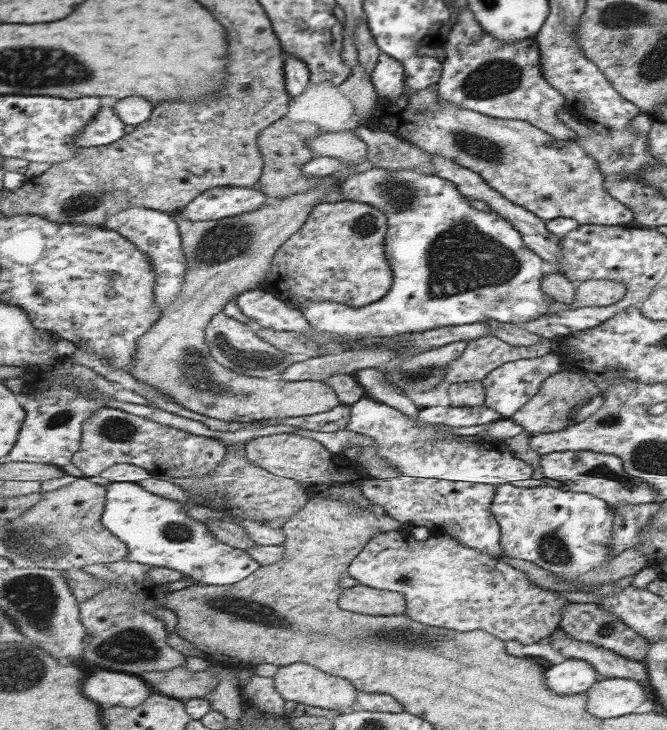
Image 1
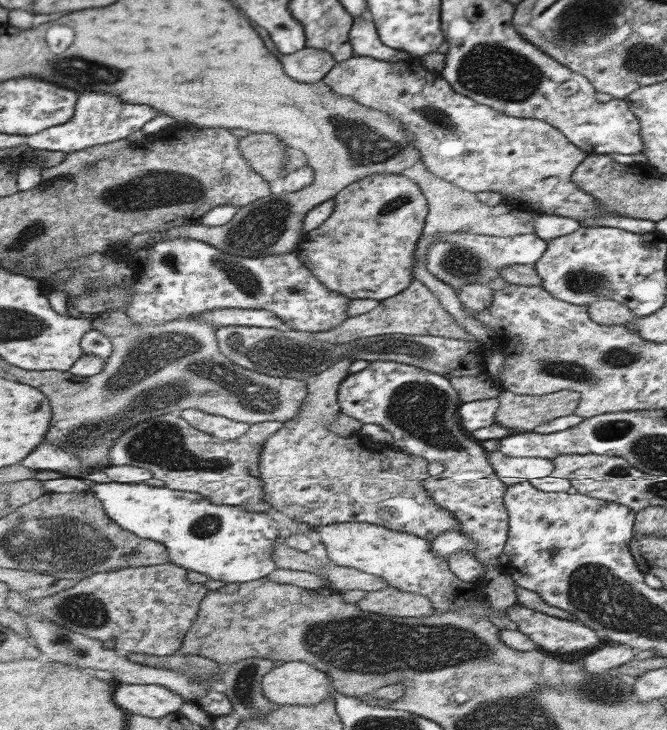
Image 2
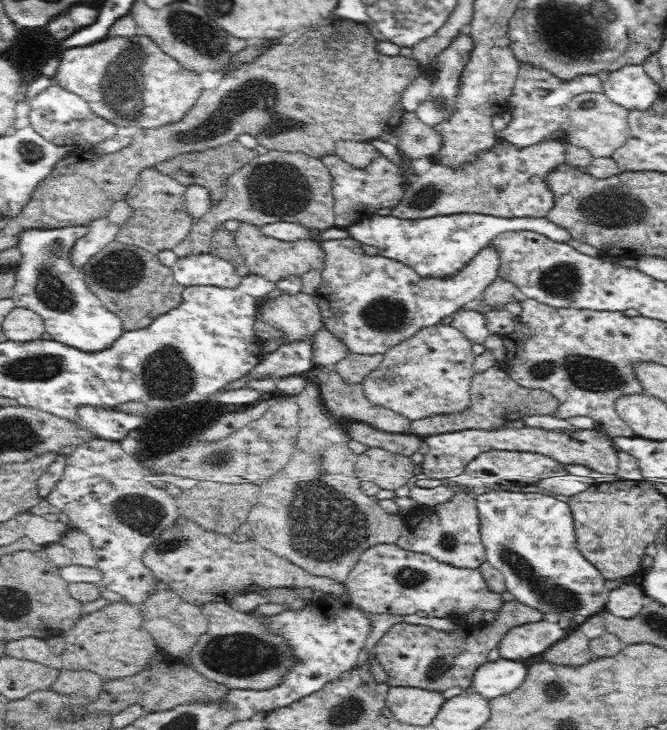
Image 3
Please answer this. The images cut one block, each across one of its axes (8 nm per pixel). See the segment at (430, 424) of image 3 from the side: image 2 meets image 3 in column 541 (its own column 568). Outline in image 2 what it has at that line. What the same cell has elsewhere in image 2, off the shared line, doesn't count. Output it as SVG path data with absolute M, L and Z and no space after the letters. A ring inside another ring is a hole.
M501 390L495 422L509 429L532 431L546 421L574 414L580 392L560 390L544 395L514 394Z

